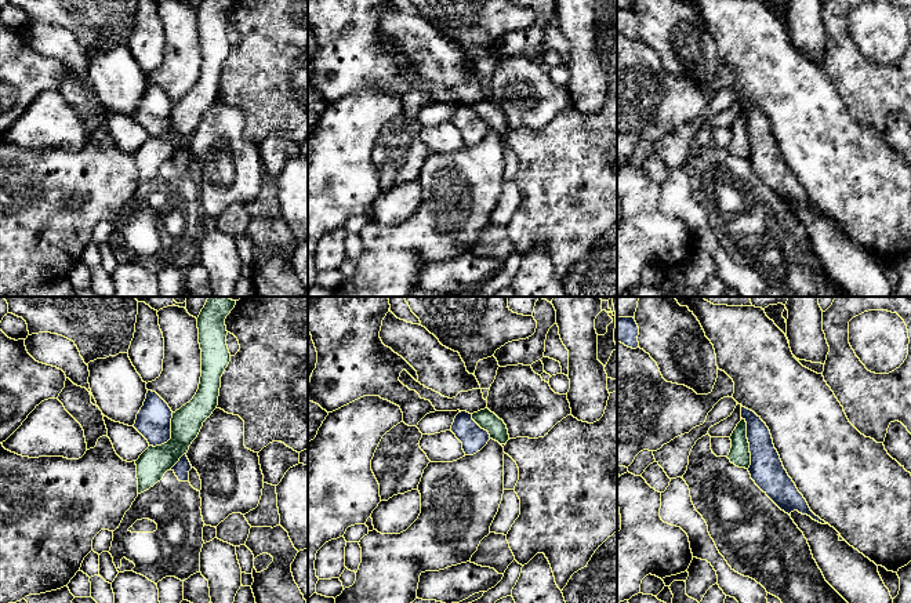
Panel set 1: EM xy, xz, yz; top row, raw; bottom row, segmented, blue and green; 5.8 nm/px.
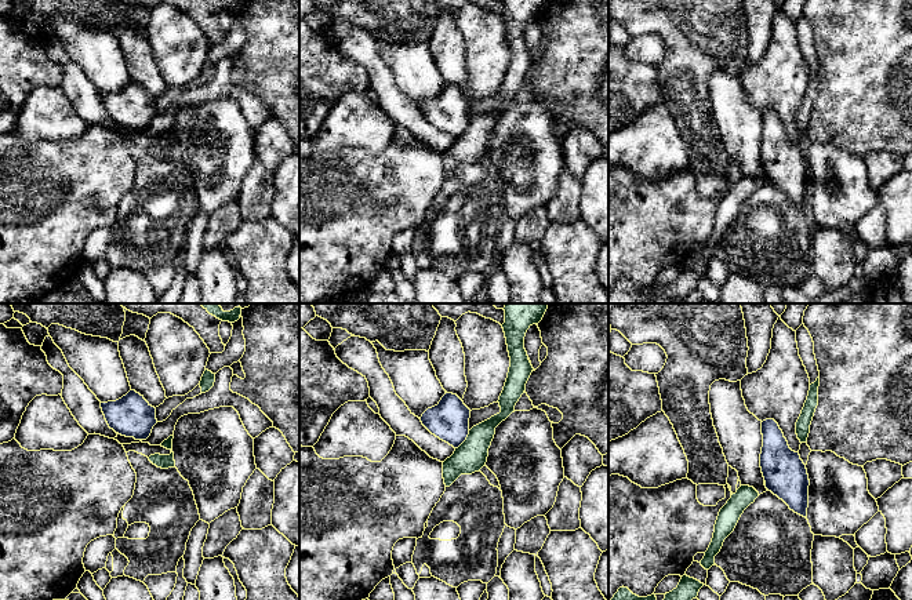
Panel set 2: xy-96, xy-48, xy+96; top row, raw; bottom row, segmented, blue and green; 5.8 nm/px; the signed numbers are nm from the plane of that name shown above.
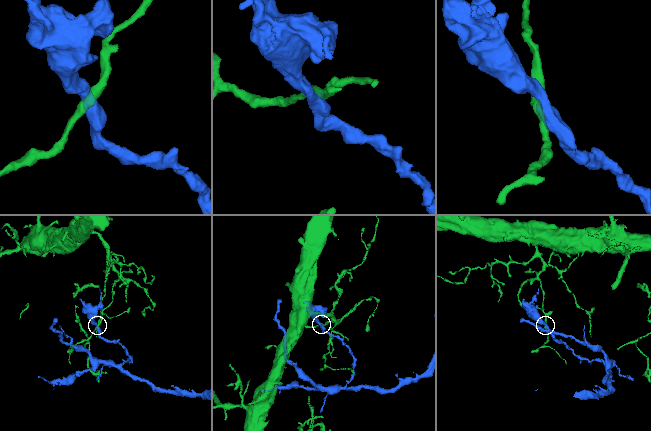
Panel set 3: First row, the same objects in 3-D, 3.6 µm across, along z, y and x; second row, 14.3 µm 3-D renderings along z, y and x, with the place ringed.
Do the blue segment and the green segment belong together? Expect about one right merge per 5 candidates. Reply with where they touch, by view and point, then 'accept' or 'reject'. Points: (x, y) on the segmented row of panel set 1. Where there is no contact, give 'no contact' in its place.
contact yz (748, 442); reject

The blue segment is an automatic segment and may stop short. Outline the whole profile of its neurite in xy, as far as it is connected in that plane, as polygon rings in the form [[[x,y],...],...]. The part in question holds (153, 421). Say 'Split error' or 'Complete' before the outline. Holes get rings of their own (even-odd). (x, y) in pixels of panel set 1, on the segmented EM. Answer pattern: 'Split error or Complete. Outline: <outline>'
Complete. Outline: [[[148,391],[134,428],[148,440],[149,446],[161,446],[171,439],[171,418],[173,411],[168,404],[156,392]]]

